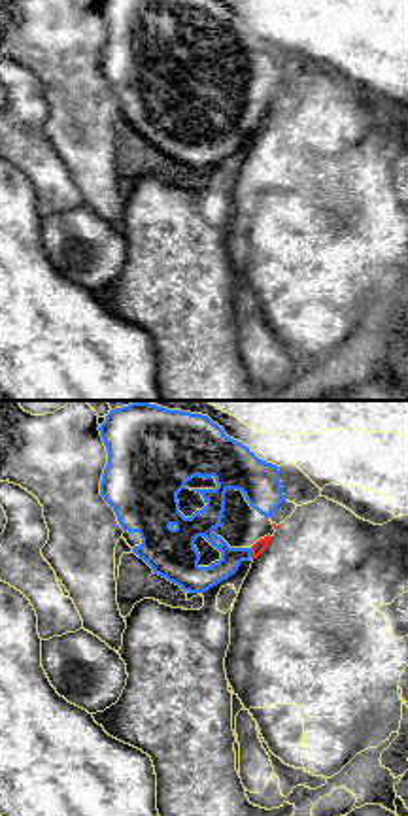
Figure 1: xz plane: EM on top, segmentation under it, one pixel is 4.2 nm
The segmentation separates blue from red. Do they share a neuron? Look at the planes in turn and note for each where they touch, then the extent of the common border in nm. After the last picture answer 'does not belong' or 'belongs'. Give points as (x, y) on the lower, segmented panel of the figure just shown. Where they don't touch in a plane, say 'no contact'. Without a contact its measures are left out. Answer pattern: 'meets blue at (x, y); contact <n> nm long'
meets blue at (250, 554); contact 50 nm long

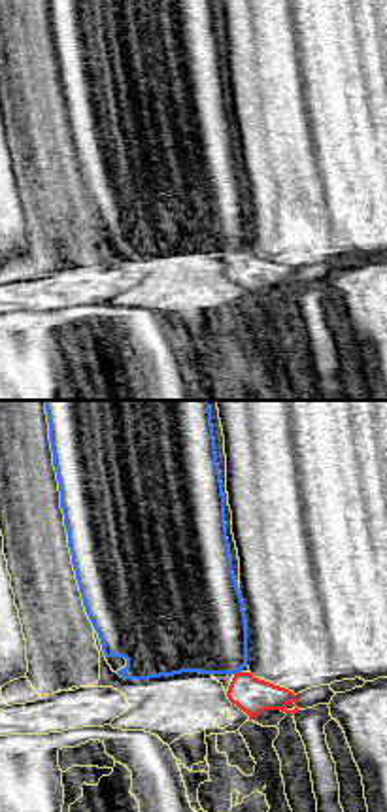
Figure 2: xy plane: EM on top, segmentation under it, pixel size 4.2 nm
meets blue at (236, 671); contact 40 nm long

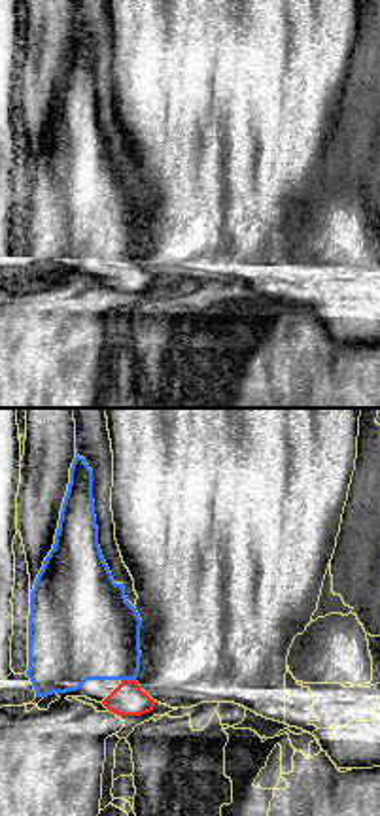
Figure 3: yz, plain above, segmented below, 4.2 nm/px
meets blue at (129, 679); contact 60 nm long

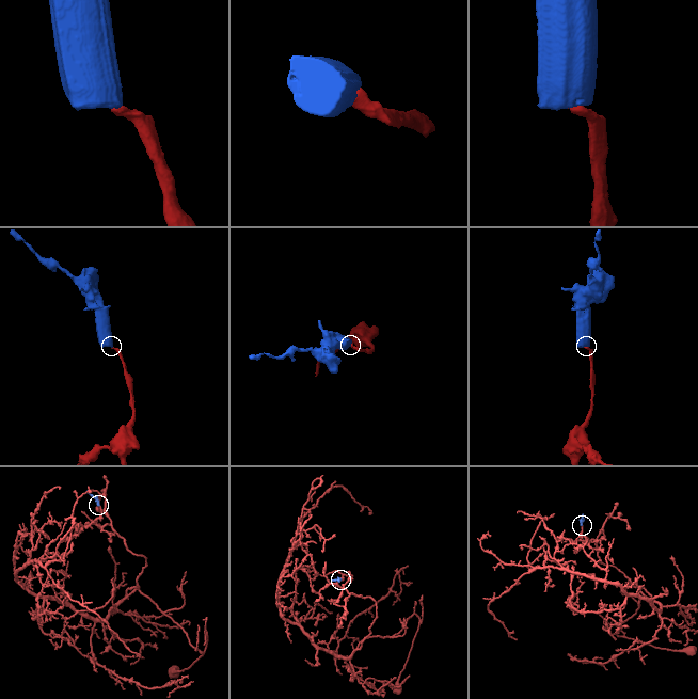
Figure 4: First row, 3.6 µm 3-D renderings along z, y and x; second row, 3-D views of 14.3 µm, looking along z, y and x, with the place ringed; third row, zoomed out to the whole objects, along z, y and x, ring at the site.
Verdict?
belongs

